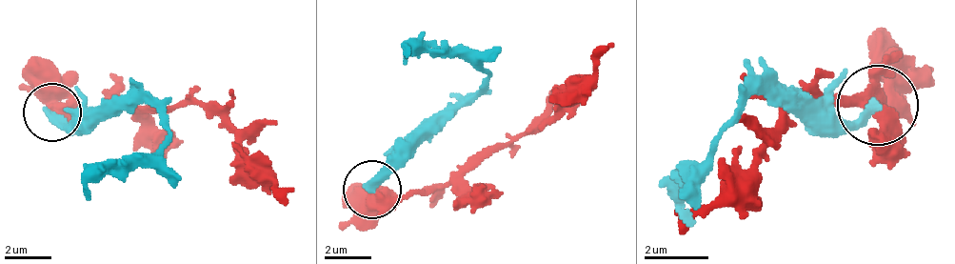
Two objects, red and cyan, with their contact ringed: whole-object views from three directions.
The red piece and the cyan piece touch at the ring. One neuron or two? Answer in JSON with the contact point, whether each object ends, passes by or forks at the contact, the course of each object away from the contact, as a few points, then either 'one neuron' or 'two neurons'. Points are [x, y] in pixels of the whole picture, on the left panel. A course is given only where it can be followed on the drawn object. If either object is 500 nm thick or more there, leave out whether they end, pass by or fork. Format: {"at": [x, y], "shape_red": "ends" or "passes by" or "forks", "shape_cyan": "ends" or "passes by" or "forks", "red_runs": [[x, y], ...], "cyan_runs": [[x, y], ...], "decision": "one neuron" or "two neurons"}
{"at": [51, 112], "red_runs": [[53, 113], [106, 113], [129, 102], [193, 102], [234, 137], [287, 207]], "cyan_runs": [[53, 113], [70, 125], [141, 102], [158, 113], [164, 143], [152, 154], [117, 160], [89, 201]], "decision": "two neurons"}

